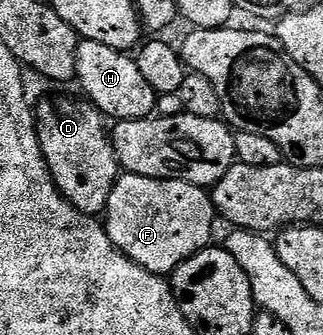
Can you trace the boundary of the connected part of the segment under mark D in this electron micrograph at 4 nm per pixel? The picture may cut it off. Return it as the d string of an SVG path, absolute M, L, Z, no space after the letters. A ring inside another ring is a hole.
M63 97L60 101L43 101L34 106L35 130L41 143L41 155L45 155L45 163L51 172L53 183L61 191L61 195L77 211L90 217L106 214L109 195L121 176L118 157L114 151L112 134L109 132L108 118L96 105L86 99L74 101L71 97Z

